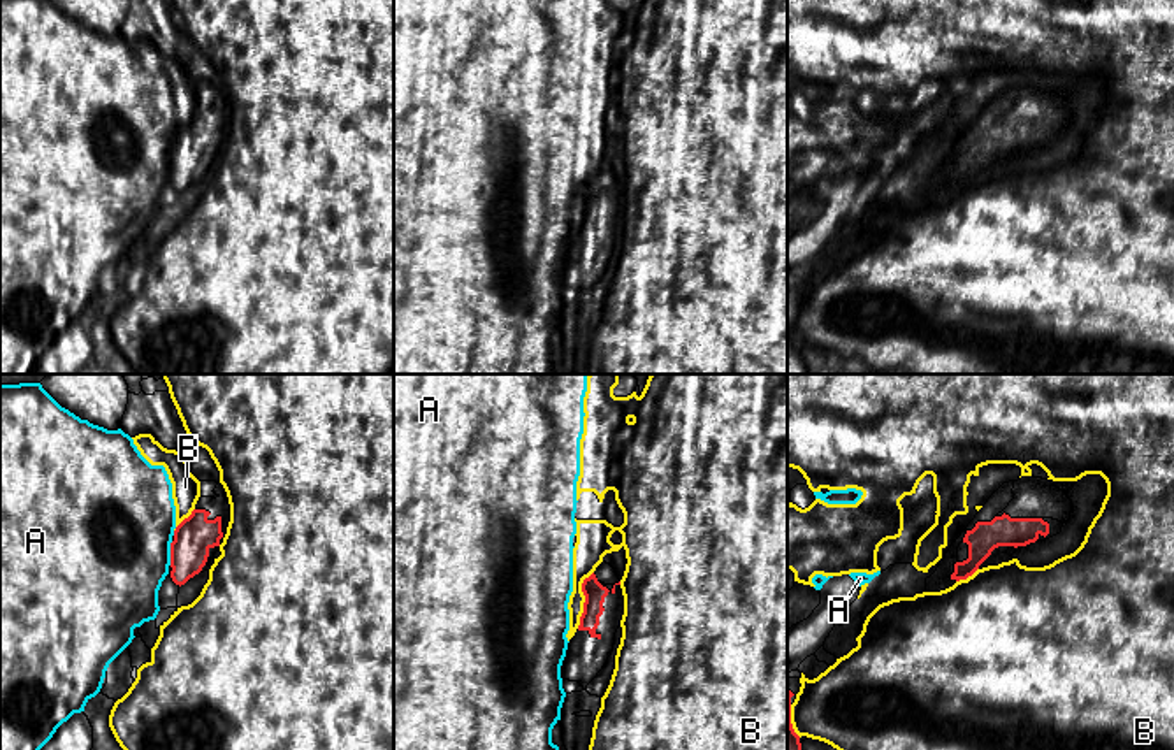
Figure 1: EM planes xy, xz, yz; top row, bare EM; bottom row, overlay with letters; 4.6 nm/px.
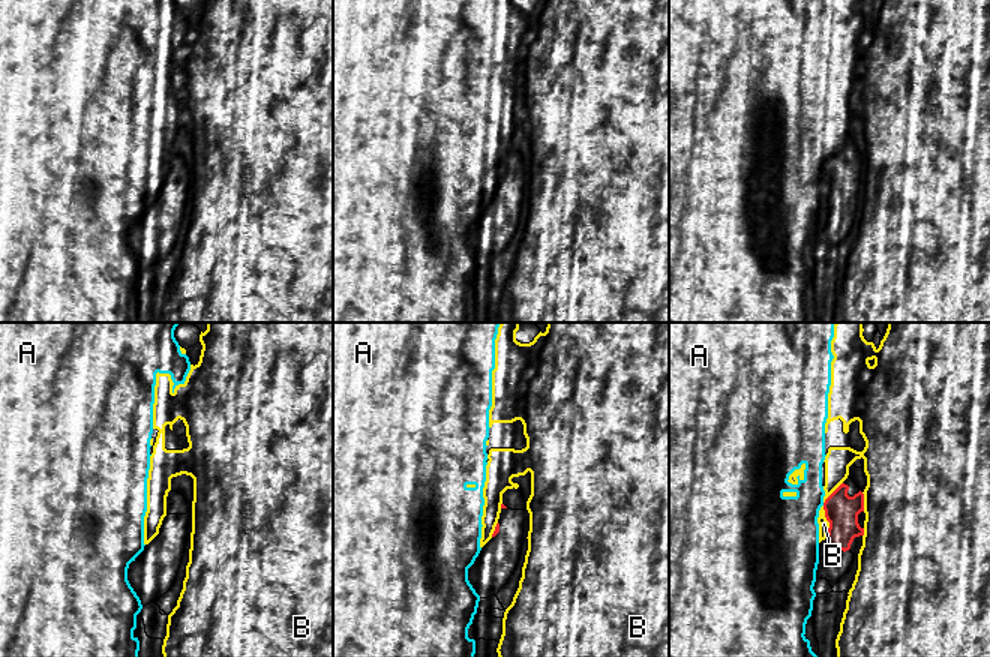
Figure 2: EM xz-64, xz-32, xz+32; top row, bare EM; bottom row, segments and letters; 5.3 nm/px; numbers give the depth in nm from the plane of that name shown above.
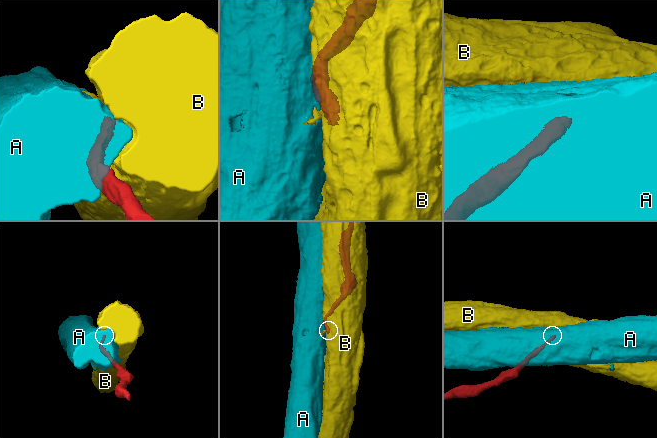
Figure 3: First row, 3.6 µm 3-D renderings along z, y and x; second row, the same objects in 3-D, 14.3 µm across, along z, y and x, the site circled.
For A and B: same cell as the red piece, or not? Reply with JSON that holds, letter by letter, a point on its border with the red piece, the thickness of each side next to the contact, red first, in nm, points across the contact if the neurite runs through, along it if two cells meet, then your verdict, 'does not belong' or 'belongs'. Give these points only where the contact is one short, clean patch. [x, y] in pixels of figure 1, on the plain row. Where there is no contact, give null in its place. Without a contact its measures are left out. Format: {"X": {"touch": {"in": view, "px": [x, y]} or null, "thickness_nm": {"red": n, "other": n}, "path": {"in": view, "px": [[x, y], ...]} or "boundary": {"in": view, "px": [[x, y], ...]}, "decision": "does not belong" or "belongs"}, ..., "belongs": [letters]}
{"A": {"touch": {"in": "xy", "px": [171, 160]}, "thickness_nm": {"red": 180, "other": 500}, "decision": "does not belong"}, "B": {"touch": {"in": "xz", "px": [586, 206]}, "thickness_nm": {"red": 100, "other": 160}, "decision": "does not belong"}, "belongs": []}

